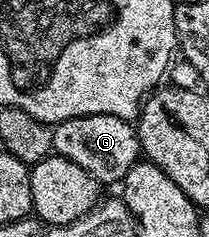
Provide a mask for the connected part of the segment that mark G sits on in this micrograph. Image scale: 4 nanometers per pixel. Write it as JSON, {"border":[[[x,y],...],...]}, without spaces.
{"border":[[[76,116],[57,123],[53,132],[53,153],[72,160],[72,164],[80,164],[80,168],[84,168],[84,172],[91,174],[100,184],[121,183],[126,173],[140,161],[142,145],[138,143],[135,123],[120,116]]]}

